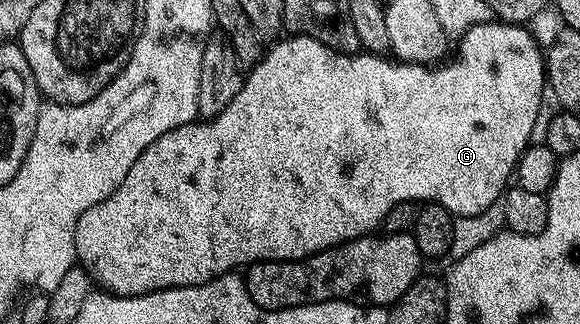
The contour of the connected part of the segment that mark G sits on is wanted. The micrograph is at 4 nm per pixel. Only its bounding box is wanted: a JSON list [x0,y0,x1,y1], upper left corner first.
[74,22,546,296]

